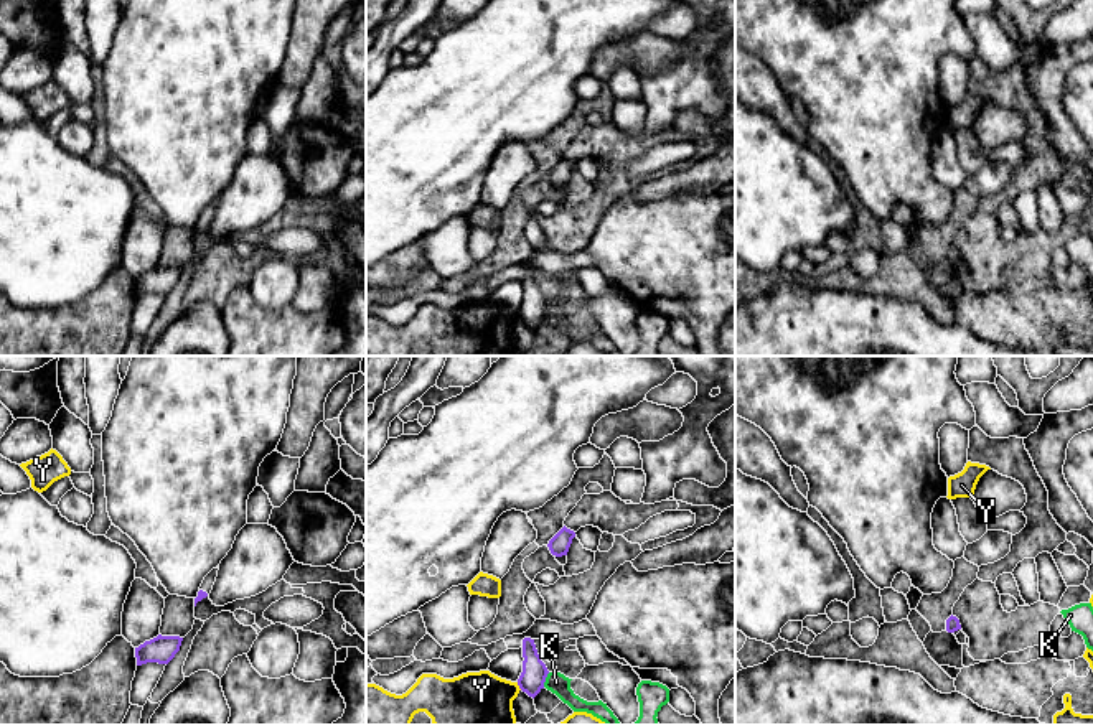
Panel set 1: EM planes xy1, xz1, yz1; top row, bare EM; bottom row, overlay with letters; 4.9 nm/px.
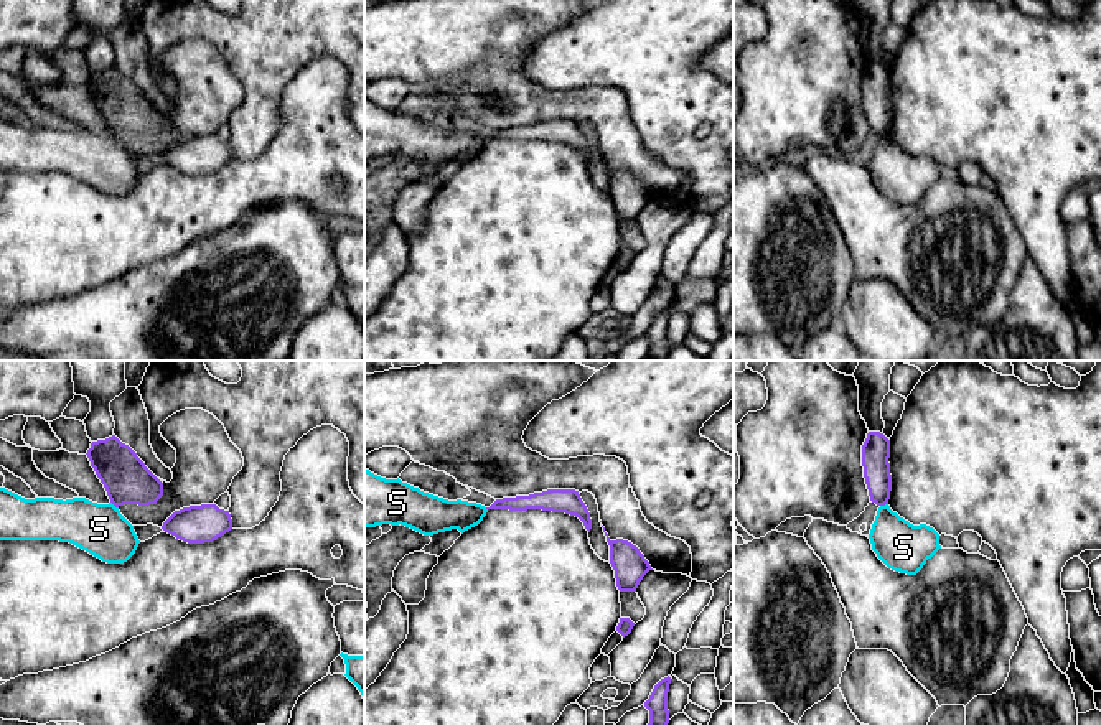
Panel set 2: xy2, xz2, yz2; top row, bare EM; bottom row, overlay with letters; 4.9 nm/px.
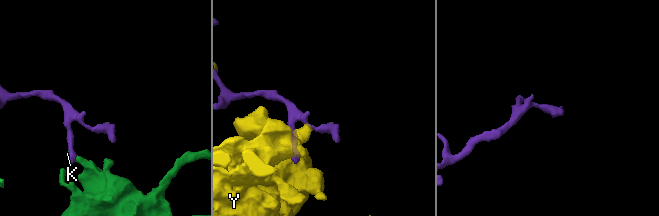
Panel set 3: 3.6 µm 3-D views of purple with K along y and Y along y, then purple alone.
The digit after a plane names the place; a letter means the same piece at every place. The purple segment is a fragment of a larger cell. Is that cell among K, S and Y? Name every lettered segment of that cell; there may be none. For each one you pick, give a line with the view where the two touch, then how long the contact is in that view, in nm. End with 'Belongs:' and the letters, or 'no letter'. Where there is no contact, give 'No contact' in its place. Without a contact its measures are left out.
Belongs: no letter

